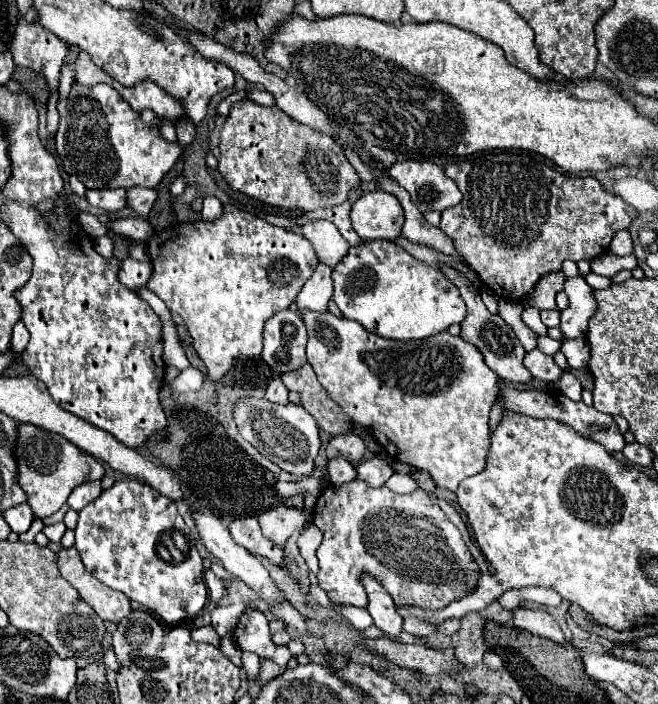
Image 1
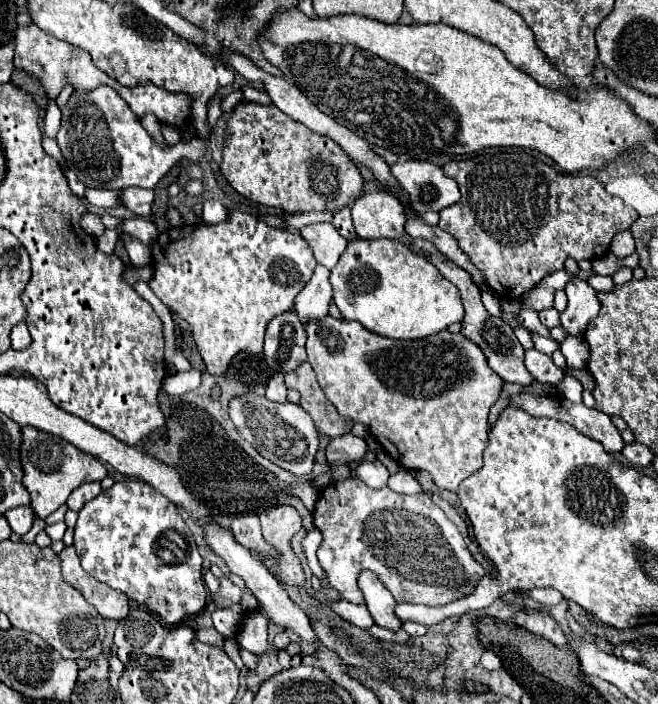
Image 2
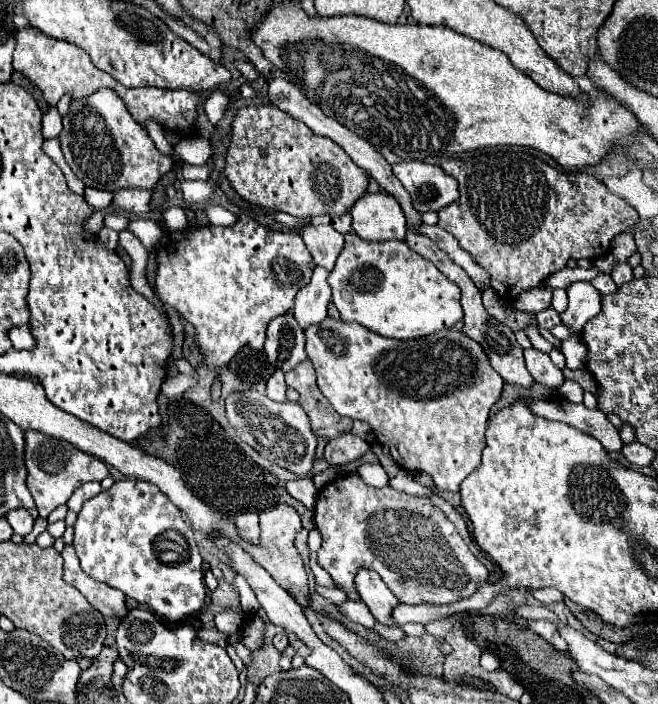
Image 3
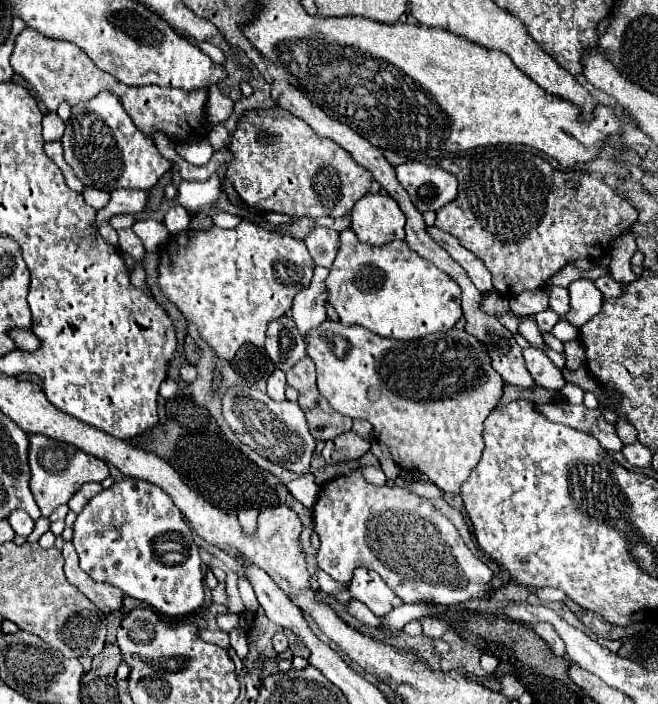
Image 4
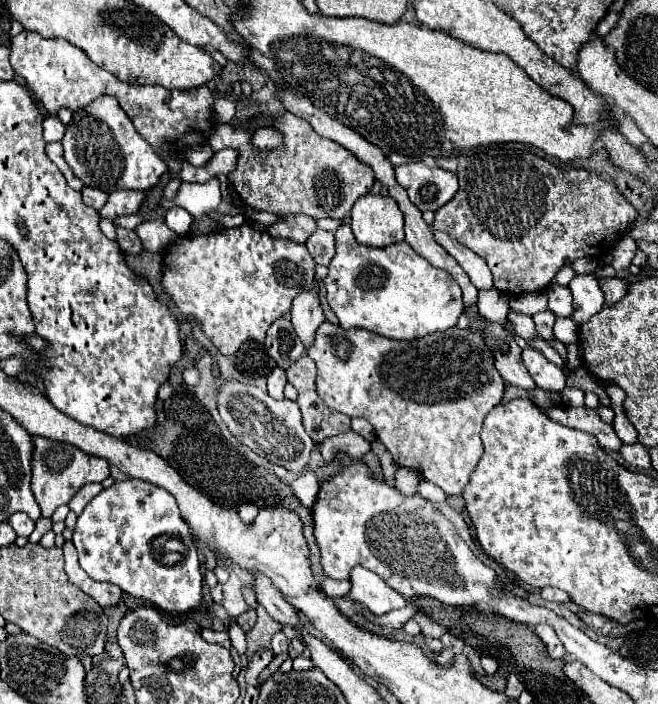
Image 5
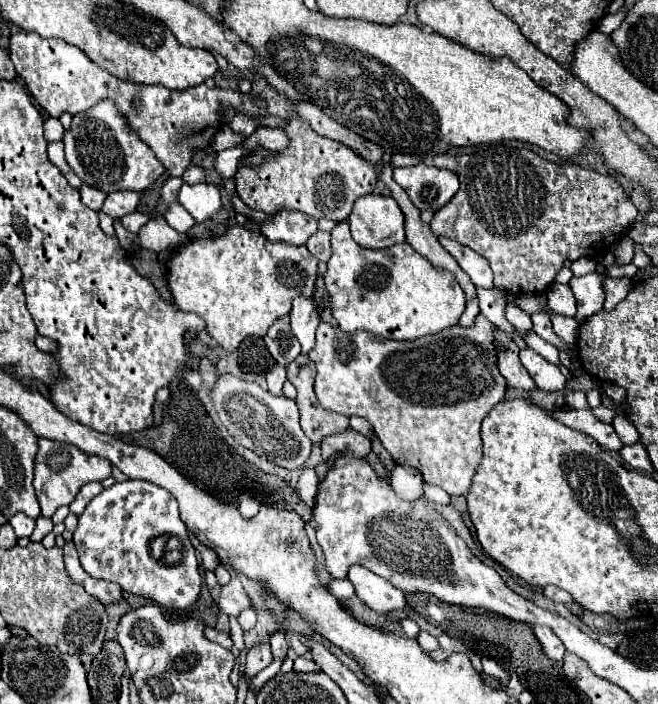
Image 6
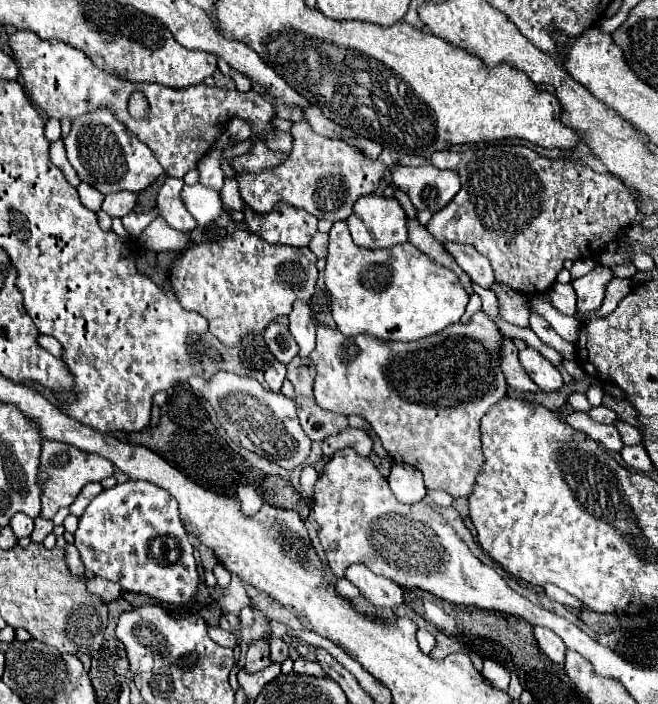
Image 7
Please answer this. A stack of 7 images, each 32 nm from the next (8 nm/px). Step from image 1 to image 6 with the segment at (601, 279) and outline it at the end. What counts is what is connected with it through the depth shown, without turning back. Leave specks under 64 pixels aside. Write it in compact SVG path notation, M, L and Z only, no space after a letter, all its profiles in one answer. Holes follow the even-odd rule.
M608 278L608 282L604 284L606 302L604 302L602 310L606 310L606 312L614 310L616 304L626 298L626 294L628 294L630 288L632 288L632 280L630 278Z

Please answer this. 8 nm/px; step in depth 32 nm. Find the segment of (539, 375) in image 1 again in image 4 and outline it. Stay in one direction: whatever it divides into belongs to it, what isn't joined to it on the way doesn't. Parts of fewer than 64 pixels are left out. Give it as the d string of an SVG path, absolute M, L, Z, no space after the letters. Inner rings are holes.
M534 346L526 348L524 350L524 360L526 360L528 372L532 374L532 378L538 386L542 386L546 390L560 390L566 384L566 380L562 376L562 370L556 368L542 350L538 350Z

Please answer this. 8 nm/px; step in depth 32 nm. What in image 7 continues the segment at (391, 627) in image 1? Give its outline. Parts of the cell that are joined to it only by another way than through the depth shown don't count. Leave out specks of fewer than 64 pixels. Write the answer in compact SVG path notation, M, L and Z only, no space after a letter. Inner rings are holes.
M352 564L344 572L346 580L350 580L356 588L360 588L362 596L366 596L378 608L392 608L402 604L402 588L396 582L374 574L364 564Z

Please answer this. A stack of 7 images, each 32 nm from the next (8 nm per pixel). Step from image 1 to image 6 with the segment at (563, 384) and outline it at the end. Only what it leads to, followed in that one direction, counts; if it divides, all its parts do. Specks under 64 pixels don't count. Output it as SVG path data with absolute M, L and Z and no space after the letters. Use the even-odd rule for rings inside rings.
M568 392L568 394L566 394L566 404L568 404L570 408L576 408L576 410L588 408L588 404L586 404L586 394L584 394L584 392Z

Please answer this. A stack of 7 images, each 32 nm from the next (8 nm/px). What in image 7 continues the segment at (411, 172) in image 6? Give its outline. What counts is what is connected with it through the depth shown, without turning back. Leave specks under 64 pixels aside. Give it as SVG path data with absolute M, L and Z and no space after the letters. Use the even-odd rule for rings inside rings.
M396 166L392 182L404 190L416 210L440 212L460 190L460 178L454 170L440 170L436 166Z

